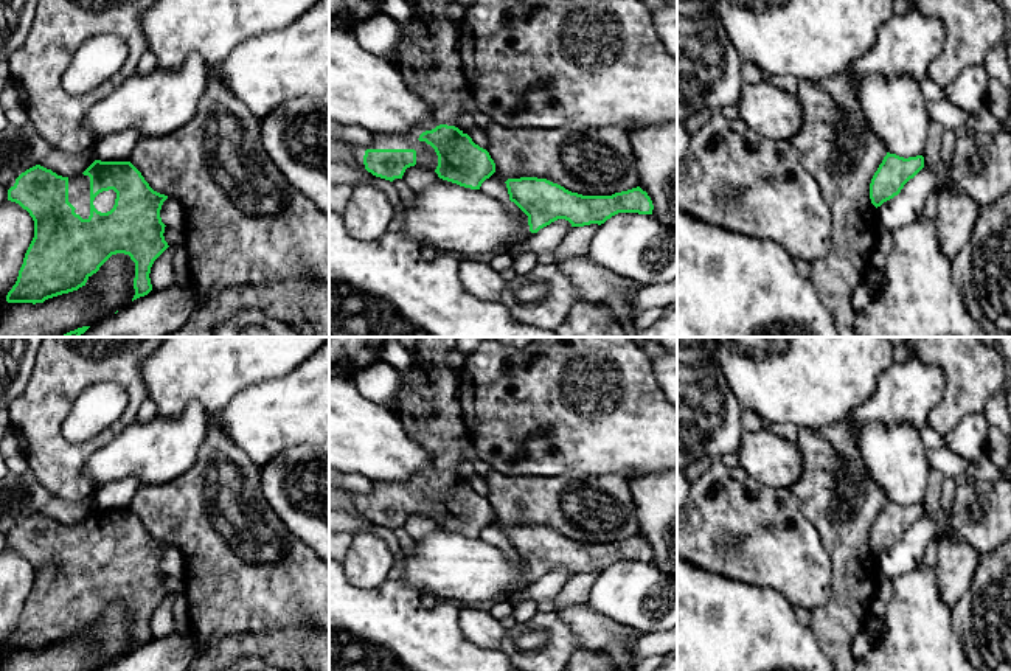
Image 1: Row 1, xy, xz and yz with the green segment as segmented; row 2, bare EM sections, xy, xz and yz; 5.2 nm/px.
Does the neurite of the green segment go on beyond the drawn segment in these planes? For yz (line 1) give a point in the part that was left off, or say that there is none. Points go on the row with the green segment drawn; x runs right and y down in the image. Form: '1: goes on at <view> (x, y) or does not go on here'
1: does not go on here

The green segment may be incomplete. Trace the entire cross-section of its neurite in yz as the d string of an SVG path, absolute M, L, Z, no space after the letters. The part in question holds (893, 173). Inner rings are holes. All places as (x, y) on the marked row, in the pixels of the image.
M887 152L870 183L870 199L877 208L901 193L904 185L924 168L924 157L899 157Z

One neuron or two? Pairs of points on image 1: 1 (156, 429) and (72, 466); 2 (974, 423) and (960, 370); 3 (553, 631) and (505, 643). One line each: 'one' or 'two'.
1: two
2: two
3: one

